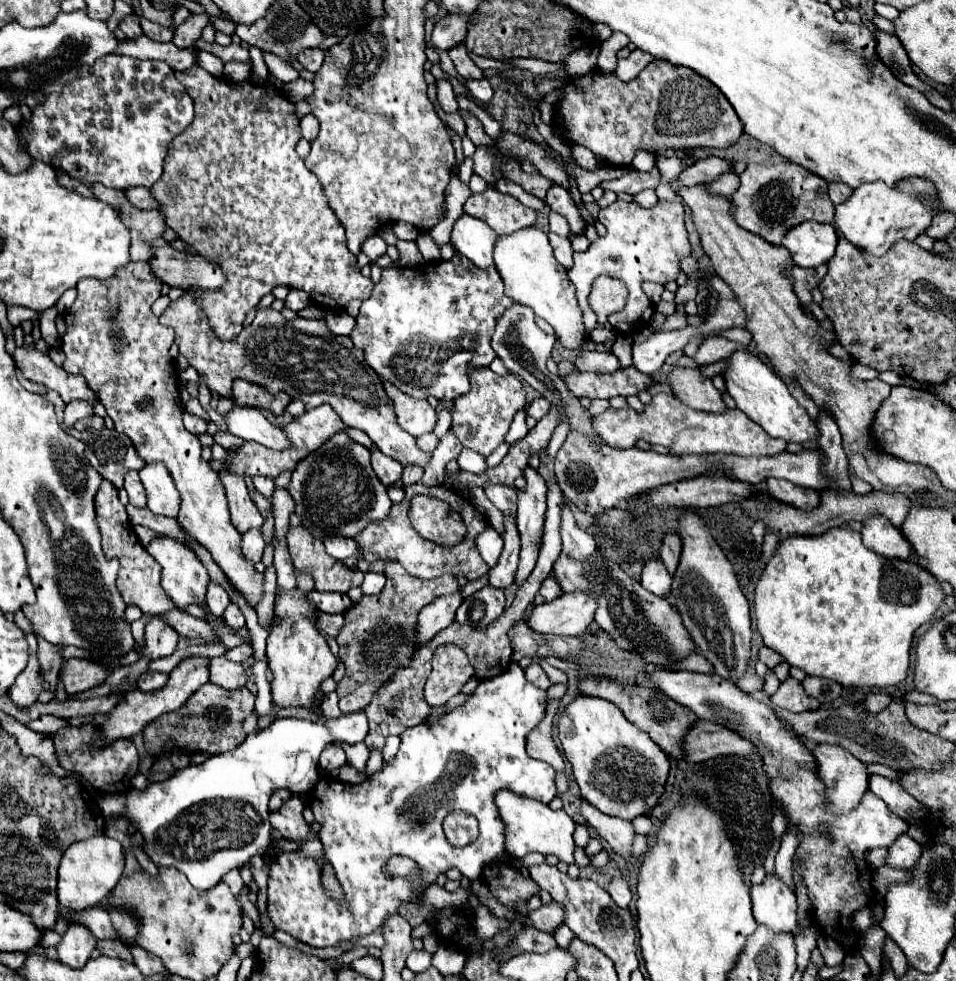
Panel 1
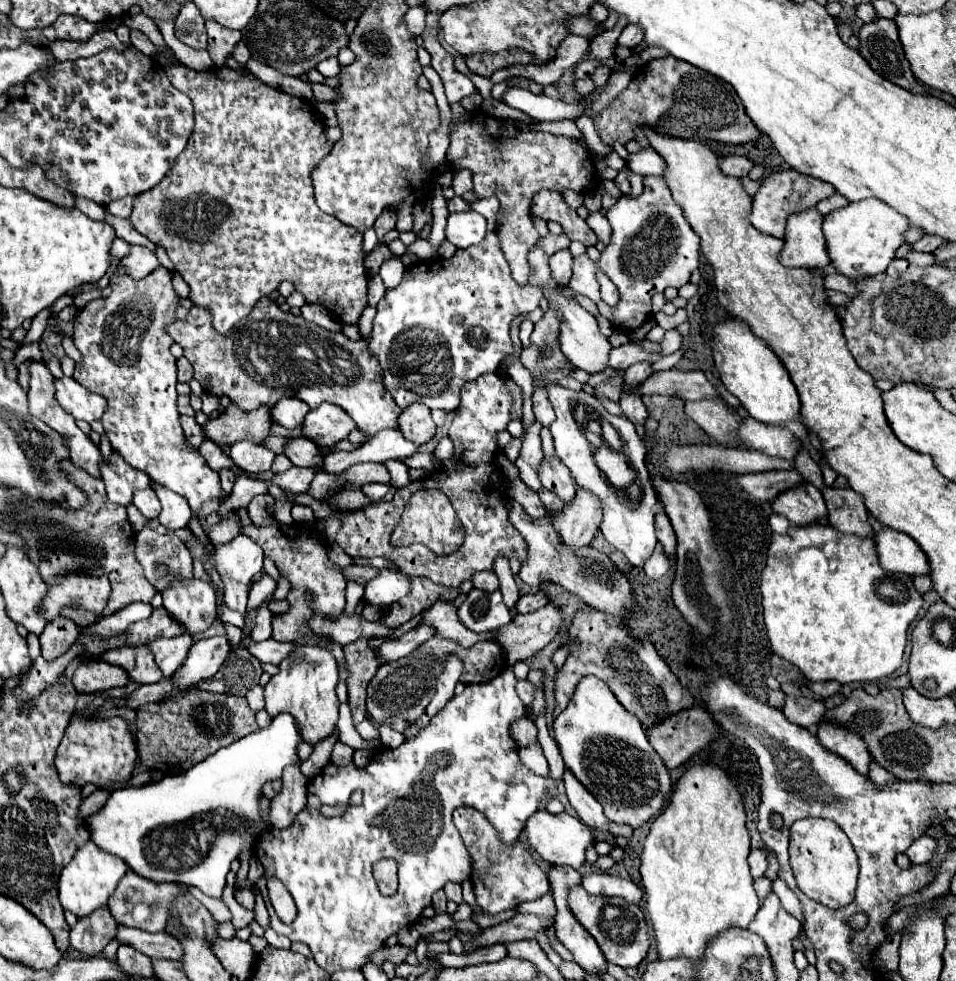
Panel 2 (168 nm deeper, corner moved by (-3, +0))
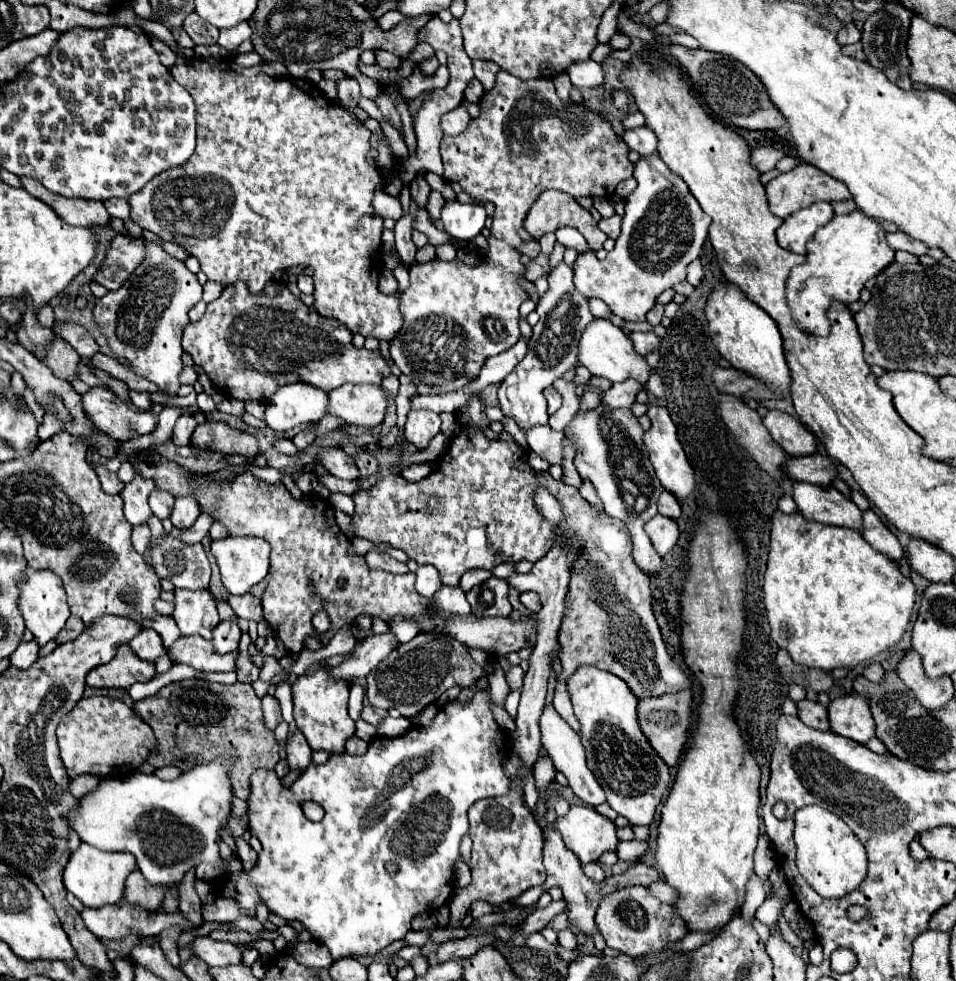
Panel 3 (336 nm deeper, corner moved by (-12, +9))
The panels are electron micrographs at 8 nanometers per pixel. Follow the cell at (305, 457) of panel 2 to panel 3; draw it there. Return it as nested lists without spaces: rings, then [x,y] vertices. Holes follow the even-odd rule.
[[[323,447],[315,459],[327,469],[327,473],[339,479],[359,479],[357,465],[341,447]]]

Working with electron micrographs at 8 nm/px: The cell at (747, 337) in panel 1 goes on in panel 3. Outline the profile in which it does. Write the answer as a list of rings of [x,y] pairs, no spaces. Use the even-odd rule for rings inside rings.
[[[652,373],[646,384],[646,391],[659,399],[666,399],[665,386],[657,373]]]

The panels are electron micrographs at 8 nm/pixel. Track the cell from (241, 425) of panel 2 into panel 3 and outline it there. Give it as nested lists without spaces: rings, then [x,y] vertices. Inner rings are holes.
[[[205,421],[197,425],[191,437],[191,445],[225,455],[239,453],[245,457],[255,457],[259,453],[259,441],[255,435],[239,431],[223,421]]]

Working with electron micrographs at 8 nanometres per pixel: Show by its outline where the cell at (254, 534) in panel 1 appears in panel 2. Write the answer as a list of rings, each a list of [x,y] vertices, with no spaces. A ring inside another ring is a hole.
[[[238,534],[234,540],[216,546],[212,560],[224,584],[222,604],[244,614],[252,580],[262,572],[262,548],[252,538]]]

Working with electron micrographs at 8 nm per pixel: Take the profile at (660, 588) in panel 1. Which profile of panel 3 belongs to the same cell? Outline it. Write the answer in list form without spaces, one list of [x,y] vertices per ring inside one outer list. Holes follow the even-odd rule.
[[[655,515],[647,525],[645,525],[645,531],[647,535],[651,537],[653,541],[653,547],[655,551],[665,557],[677,543],[679,539],[679,529],[677,529],[677,523],[663,517],[663,515]]]

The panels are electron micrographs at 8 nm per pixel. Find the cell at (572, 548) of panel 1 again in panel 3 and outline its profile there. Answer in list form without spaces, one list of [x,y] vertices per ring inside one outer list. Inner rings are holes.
[[[549,425],[533,427],[531,431],[525,431],[529,449],[535,451],[541,459],[545,459],[549,465],[561,465],[563,459],[563,433],[553,431]]]

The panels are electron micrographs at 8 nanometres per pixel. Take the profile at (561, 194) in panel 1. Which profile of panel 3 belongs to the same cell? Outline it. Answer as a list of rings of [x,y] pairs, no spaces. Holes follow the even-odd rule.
[[[557,189],[543,191],[525,219],[525,229],[539,239],[543,233],[555,231],[565,225],[575,227],[587,239],[593,251],[599,251],[607,239],[607,235],[597,227],[591,213],[583,209],[575,197],[565,195]]]

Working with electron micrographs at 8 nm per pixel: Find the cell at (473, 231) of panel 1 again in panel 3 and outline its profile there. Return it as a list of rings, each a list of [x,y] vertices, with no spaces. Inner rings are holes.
[[[459,201],[445,203],[441,211],[441,221],[449,235],[457,239],[473,239],[485,227],[485,207],[483,205],[463,205]]]

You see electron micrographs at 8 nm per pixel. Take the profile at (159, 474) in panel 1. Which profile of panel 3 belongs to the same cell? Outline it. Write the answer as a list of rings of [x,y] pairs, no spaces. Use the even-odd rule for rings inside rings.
[[[185,495],[185,497],[175,497],[175,507],[169,519],[177,529],[189,529],[199,517],[199,513],[201,513],[199,503],[193,497]]]

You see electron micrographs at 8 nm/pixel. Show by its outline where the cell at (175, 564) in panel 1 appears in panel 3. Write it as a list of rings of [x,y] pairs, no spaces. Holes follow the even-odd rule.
[[[209,589],[175,591],[173,619],[183,635],[201,635],[203,639],[211,639],[213,627],[221,621]]]

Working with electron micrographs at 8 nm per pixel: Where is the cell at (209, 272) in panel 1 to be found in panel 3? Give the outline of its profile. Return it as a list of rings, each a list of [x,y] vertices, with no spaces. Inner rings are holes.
[[[117,235],[111,241],[105,261],[101,263],[95,281],[105,289],[115,291],[131,277],[131,273],[145,261],[145,239],[131,235]]]

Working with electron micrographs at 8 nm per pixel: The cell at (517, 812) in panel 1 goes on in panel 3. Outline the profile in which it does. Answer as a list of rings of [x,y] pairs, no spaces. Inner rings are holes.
[[[573,805],[565,817],[557,817],[555,829],[581,863],[597,861],[601,853],[615,851],[619,843],[613,821],[589,805]]]

